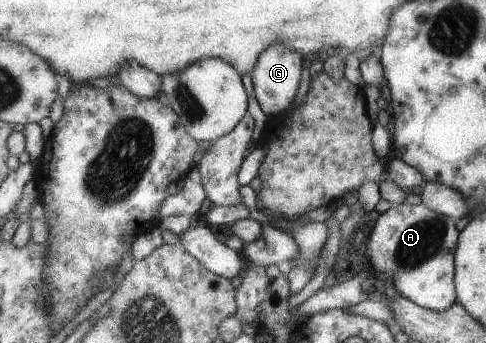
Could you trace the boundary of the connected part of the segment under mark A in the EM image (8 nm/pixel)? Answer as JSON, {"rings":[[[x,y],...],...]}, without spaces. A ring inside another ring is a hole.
{"rings":[[[396,204],[383,212],[367,231],[366,255],[373,274],[392,279],[398,295],[421,307],[447,311],[458,302],[456,249],[460,242],[457,220],[431,211],[426,205]]]}

